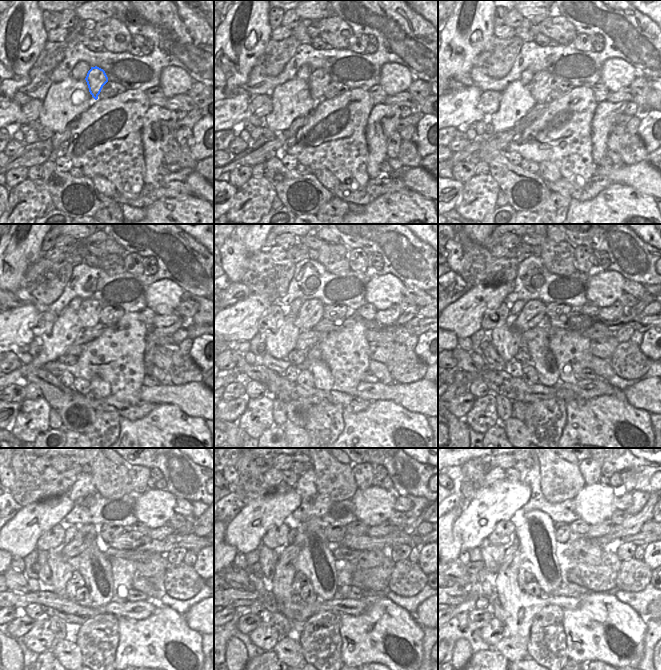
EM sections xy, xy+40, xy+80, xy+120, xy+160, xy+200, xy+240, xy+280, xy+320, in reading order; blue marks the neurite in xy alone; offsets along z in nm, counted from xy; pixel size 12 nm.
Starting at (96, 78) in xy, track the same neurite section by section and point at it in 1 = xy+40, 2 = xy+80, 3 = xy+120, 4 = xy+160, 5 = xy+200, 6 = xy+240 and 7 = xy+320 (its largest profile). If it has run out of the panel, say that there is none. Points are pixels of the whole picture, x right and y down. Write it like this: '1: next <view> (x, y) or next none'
1: next xy+40 (319, 79)
2: next xy+80 (540, 85)
3: next xy+120 (89, 311)
4: next xy+160 (309, 315)
5: next xy+200 (533, 313)
6: next xy+240 (85, 534)
7: next xy+320 (508, 555)

